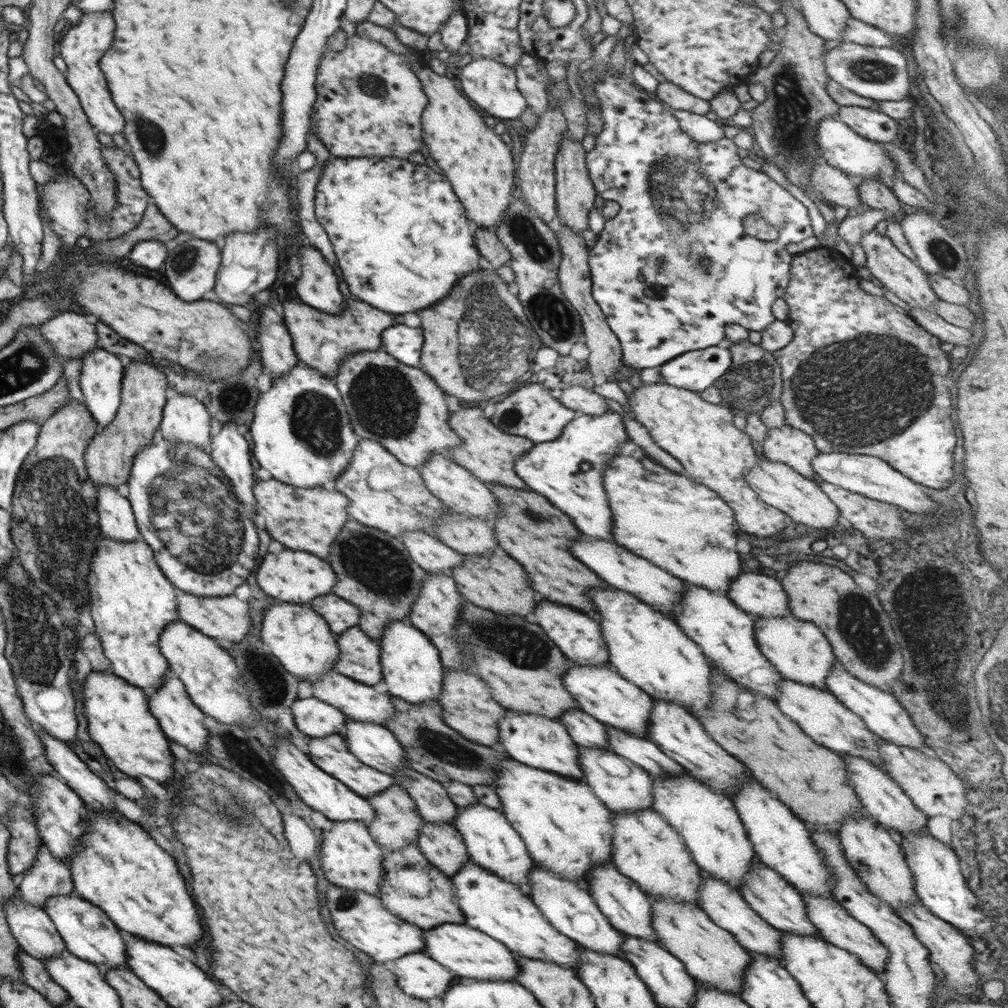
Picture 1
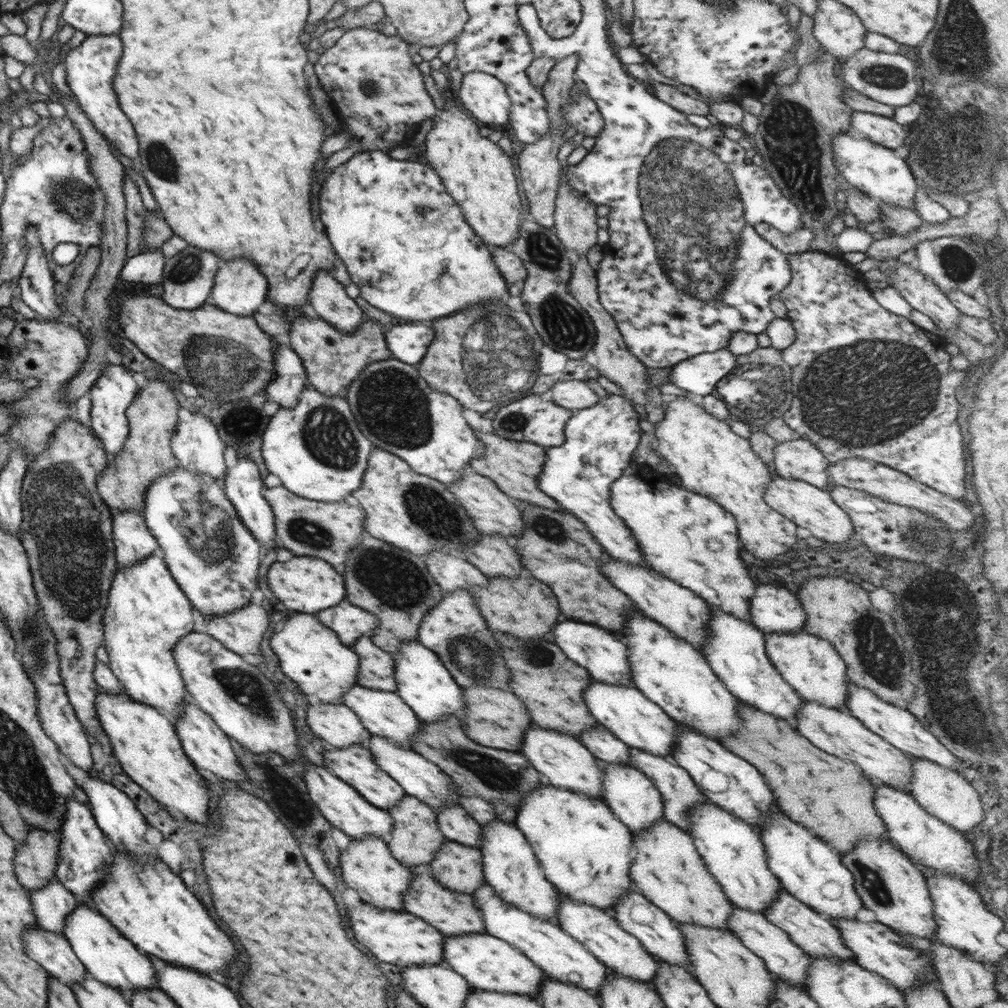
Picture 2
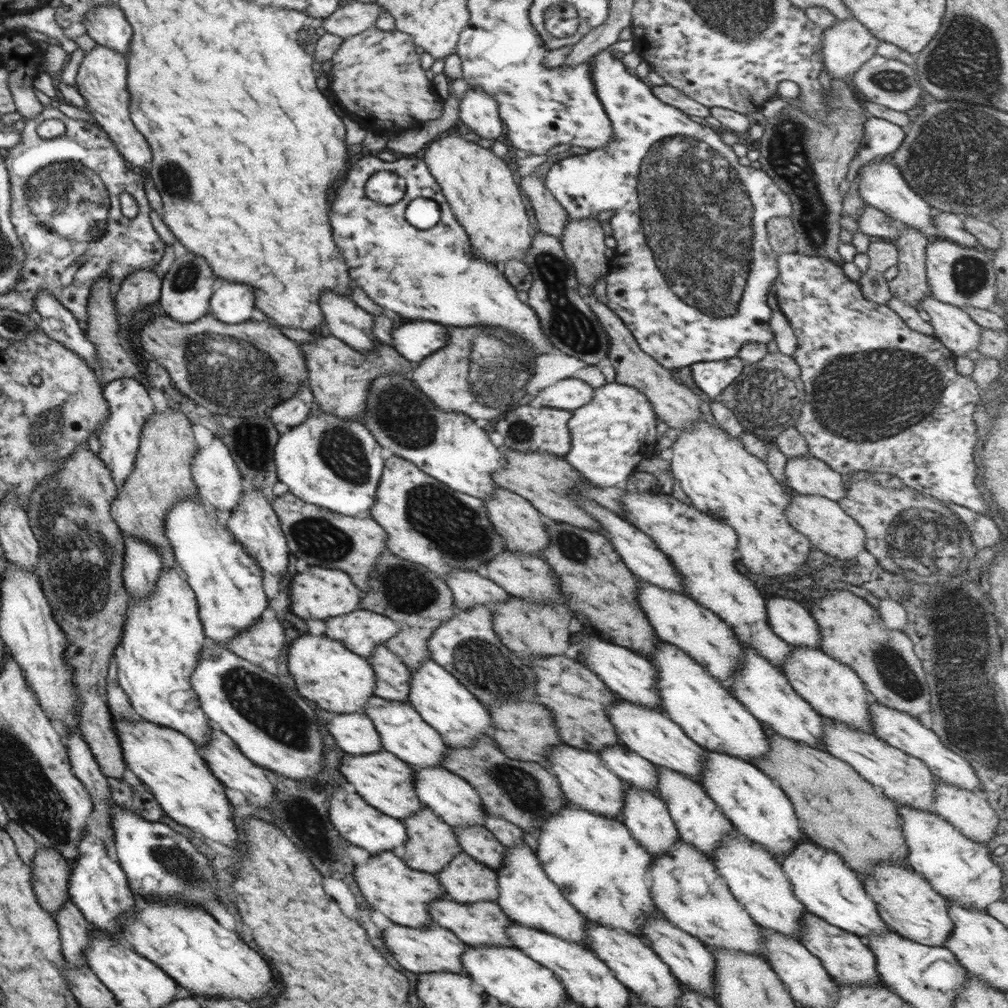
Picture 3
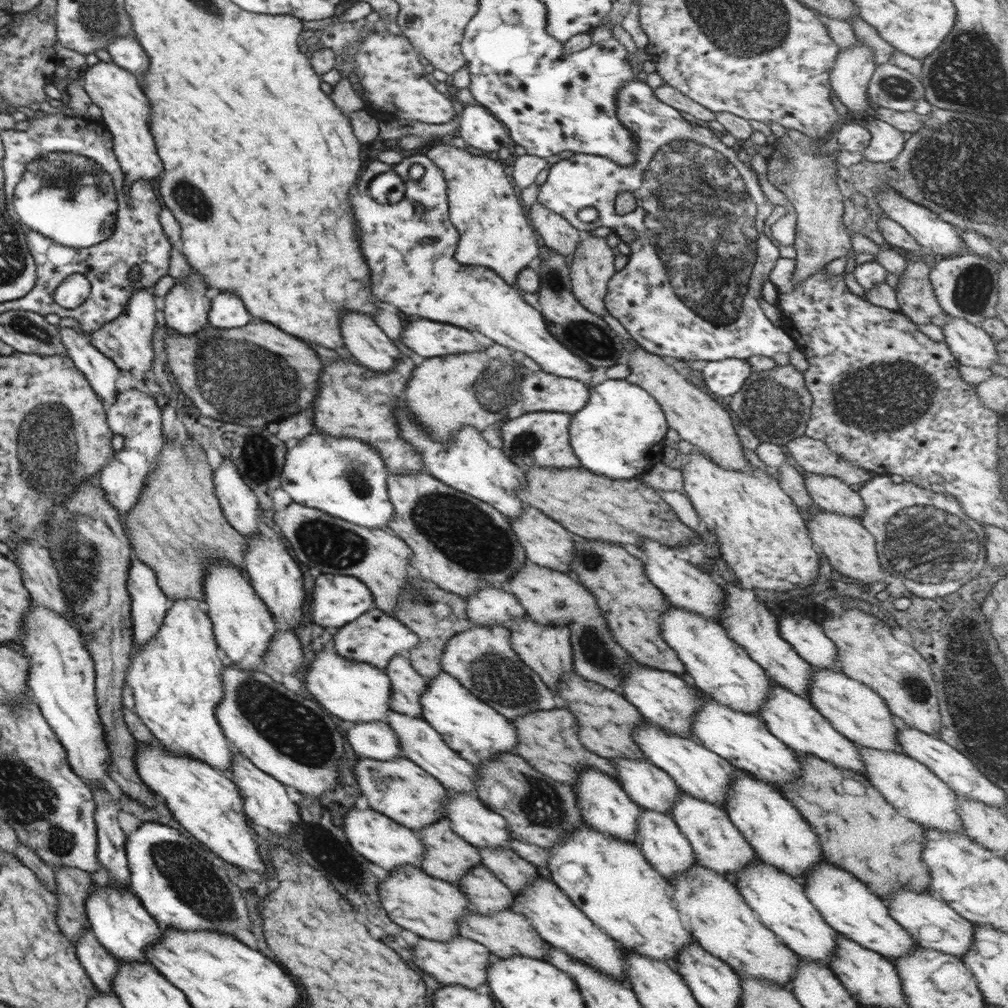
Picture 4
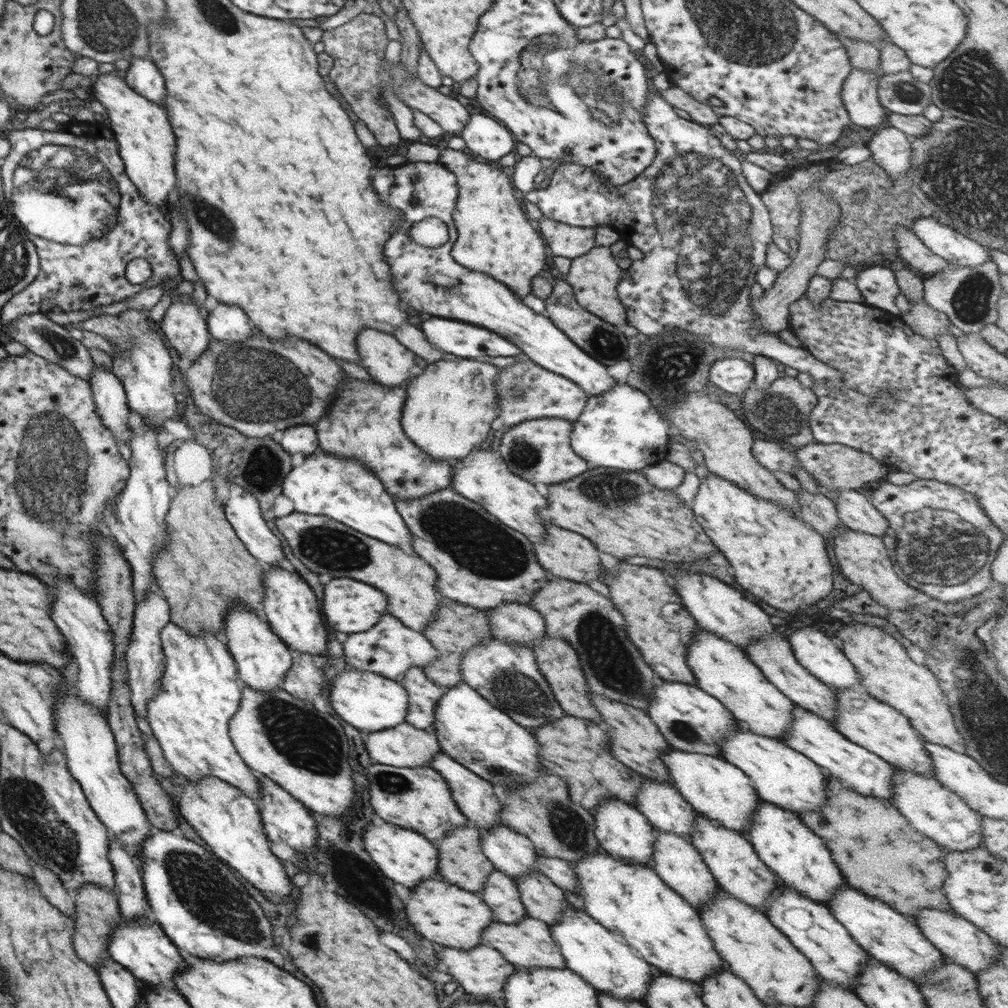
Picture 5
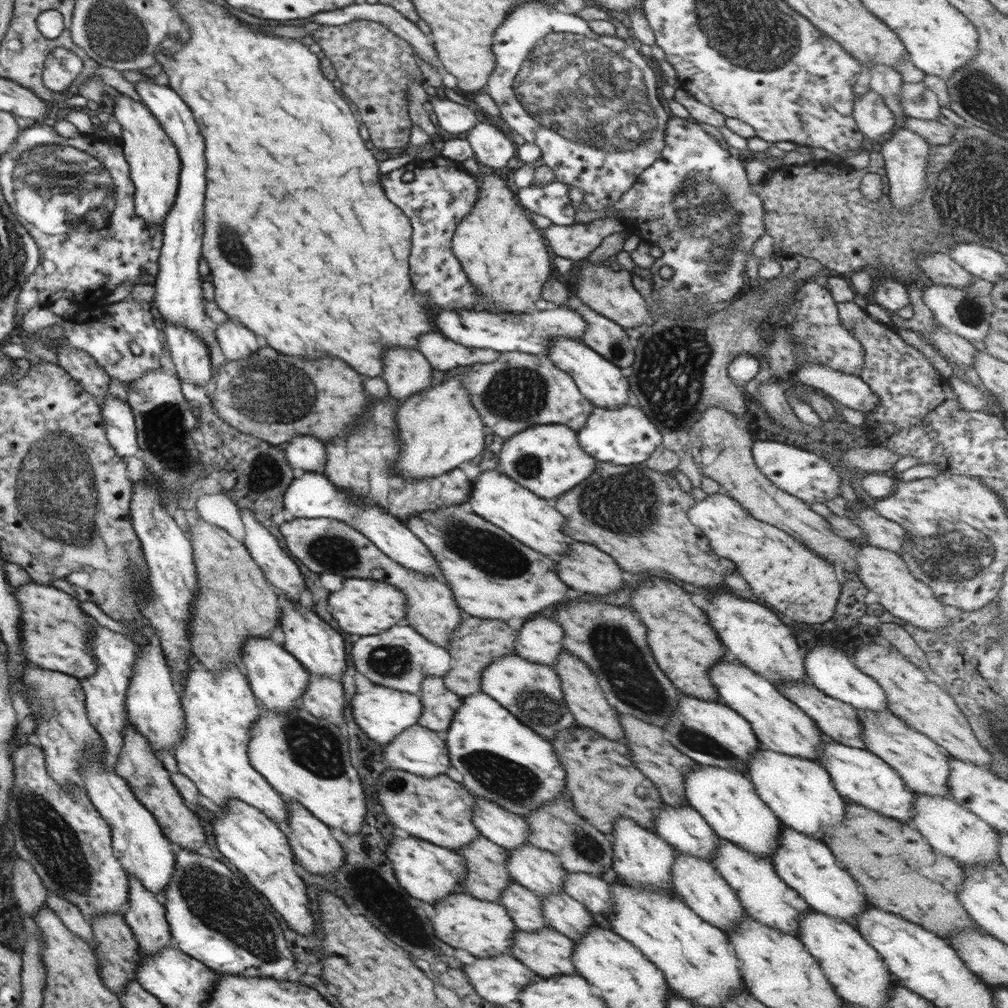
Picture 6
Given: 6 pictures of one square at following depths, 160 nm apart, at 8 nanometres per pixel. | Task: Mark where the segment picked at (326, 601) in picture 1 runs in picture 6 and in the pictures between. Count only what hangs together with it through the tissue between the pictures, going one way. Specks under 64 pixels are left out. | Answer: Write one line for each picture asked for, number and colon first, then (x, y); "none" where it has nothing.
2: (349, 622)
3: (361, 630)
4: (377, 636)
5: (390, 648)
6: (400, 658)

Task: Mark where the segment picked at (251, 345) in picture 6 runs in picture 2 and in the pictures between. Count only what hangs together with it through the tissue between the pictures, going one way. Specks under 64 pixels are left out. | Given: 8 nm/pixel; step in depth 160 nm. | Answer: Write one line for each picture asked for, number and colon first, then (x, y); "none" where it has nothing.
2: (239, 288)
3: (231, 303)
4: (227, 312)
5: (226, 322)

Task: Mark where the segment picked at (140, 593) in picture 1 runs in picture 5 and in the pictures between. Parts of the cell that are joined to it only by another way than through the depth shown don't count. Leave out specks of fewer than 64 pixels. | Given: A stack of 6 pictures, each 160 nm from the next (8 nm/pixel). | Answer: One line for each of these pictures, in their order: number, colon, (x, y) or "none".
2: (147, 613)
3: (162, 636)
4: (176, 677)
5: (200, 691)

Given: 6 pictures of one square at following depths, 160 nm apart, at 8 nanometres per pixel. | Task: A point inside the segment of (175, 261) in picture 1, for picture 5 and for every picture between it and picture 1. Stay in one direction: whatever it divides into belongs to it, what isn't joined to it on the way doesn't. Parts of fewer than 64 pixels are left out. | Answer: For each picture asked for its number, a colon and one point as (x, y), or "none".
2: (188, 277)
3: (186, 288)
4: (186, 307)
5: (183, 328)

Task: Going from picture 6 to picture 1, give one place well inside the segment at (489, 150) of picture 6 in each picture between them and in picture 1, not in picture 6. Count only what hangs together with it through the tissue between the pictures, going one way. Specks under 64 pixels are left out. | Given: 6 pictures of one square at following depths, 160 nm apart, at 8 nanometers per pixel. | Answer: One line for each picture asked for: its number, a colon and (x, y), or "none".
1: (491, 87)
2: (484, 96)
3: (478, 111)
4: (479, 127)
5: (484, 136)

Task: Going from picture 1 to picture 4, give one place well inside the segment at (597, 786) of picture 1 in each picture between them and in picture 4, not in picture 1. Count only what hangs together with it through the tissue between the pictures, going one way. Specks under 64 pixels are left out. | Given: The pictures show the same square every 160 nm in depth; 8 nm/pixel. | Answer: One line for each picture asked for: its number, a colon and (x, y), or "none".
2: (634, 800)
3: (645, 814)
4: (667, 849)

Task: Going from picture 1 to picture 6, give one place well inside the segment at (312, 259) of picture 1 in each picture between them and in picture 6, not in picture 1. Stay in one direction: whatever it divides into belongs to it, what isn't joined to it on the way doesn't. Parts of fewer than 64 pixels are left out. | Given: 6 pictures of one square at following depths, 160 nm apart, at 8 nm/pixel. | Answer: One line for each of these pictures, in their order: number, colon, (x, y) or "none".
2: (328, 297)
3: (344, 319)
4: (371, 347)
5: (388, 362)
6: (406, 371)

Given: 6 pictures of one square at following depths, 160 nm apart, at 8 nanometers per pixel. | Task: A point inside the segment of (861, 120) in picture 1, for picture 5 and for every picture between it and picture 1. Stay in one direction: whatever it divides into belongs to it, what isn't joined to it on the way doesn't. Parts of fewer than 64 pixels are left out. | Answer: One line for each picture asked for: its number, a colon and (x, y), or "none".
2: (882, 130)
3: (880, 137)
4: (886, 142)
5: (890, 148)

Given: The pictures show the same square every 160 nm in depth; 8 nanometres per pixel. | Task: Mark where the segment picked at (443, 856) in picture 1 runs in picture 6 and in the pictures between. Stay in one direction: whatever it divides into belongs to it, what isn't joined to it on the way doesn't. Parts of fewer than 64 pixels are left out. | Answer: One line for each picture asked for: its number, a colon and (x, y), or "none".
2: (459, 868)
3: (467, 881)
4: (487, 894)
5: (500, 894)
6: (526, 909)

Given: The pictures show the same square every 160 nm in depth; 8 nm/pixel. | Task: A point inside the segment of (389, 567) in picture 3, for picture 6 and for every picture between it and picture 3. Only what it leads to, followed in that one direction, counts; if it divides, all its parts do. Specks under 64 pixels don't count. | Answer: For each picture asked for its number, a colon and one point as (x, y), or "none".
4: (434, 614)
5: (457, 627)
6: (477, 642)

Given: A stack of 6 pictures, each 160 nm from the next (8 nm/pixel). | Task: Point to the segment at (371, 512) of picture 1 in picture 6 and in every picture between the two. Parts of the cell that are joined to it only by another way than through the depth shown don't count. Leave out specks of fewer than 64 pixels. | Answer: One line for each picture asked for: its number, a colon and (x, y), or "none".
2: (413, 512)
3: (427, 523)
4: (461, 544)
5: (481, 563)
6: (492, 576)

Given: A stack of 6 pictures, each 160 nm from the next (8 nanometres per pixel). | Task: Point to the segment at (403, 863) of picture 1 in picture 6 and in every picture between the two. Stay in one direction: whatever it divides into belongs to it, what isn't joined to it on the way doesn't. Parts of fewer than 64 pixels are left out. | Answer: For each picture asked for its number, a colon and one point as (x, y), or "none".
2: (452, 913)
3: (484, 924)
4: (505, 934)
5: (528, 943)
6: (547, 952)

